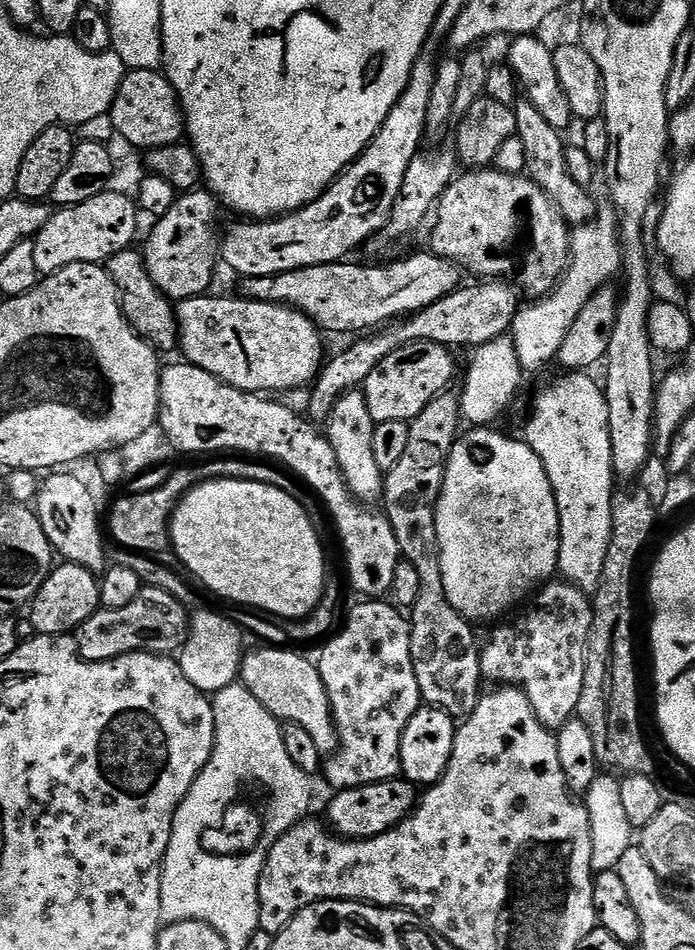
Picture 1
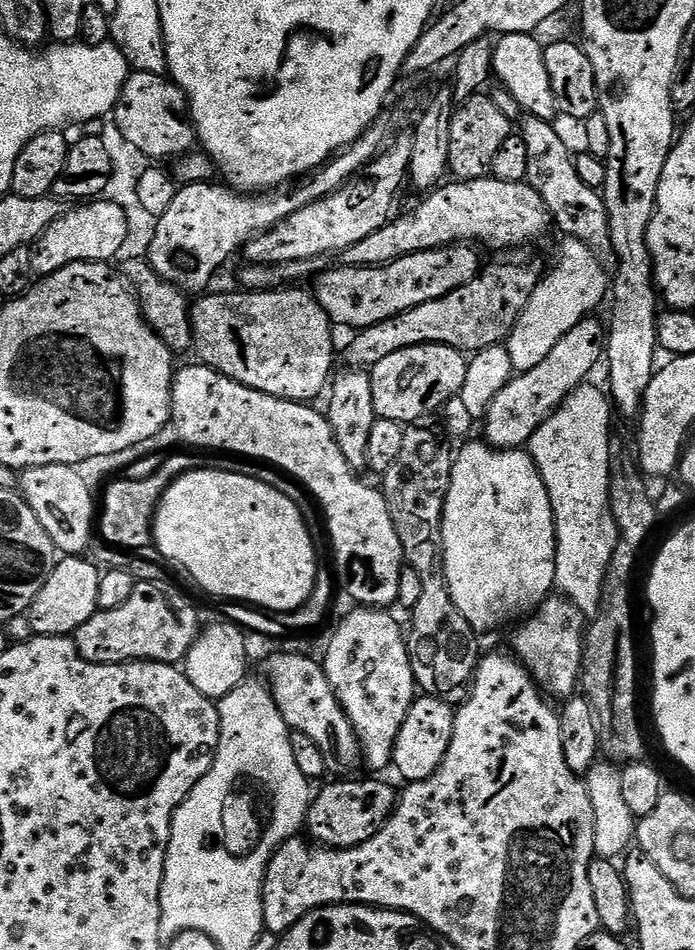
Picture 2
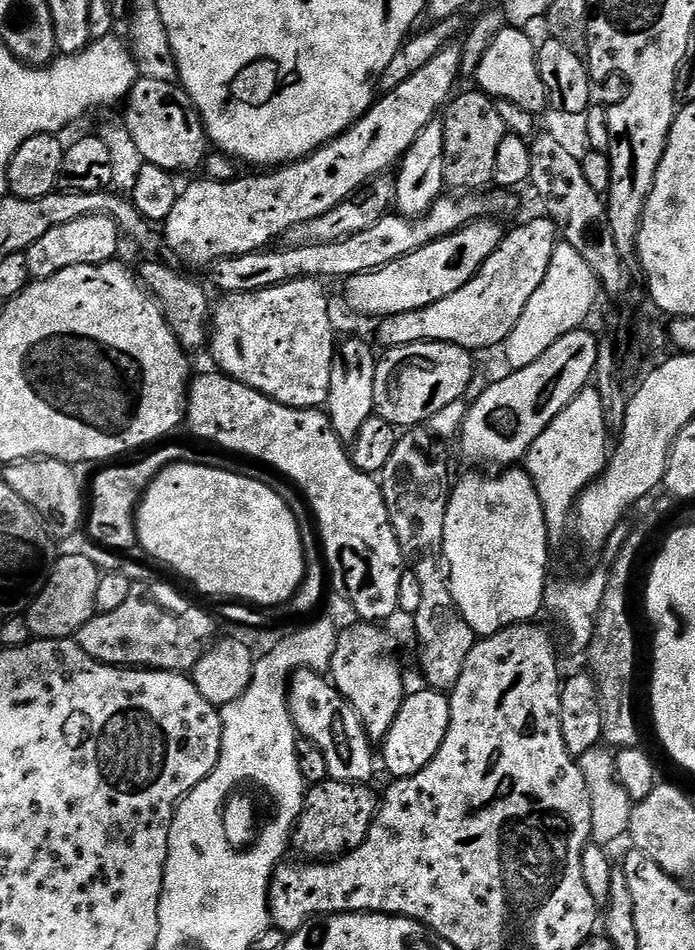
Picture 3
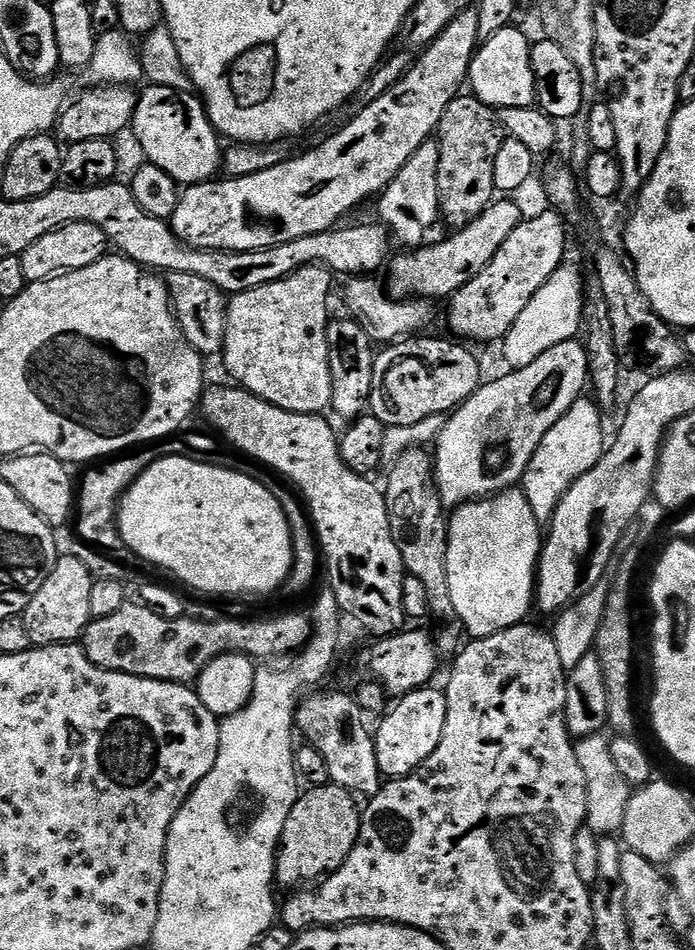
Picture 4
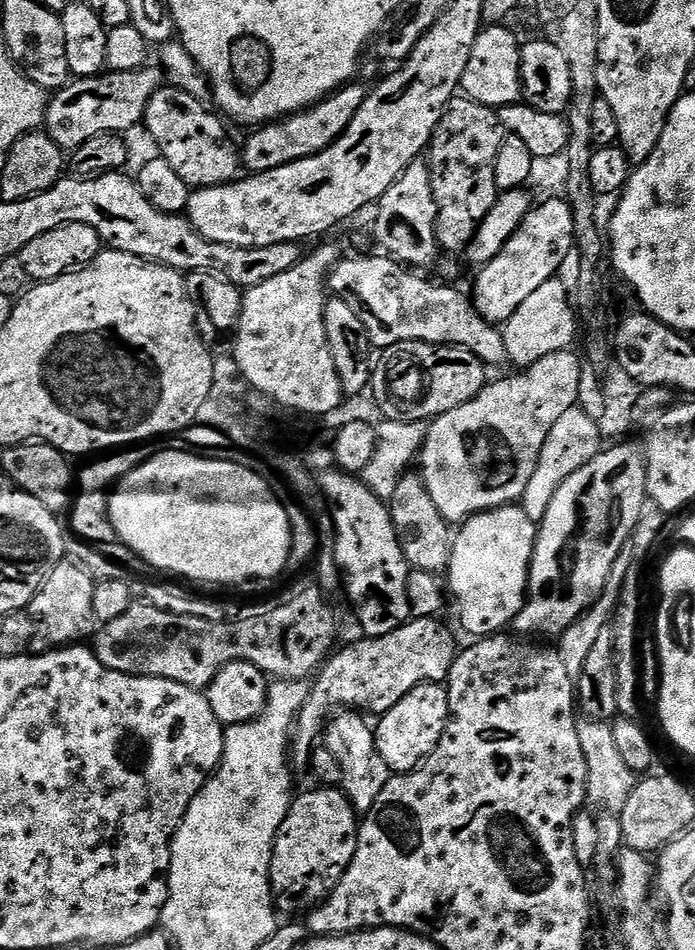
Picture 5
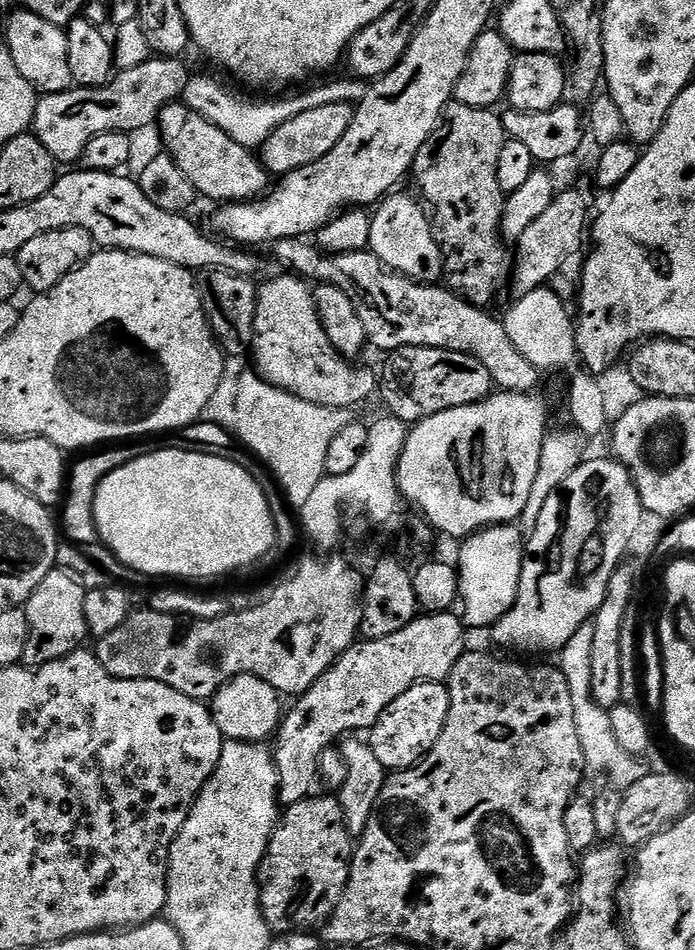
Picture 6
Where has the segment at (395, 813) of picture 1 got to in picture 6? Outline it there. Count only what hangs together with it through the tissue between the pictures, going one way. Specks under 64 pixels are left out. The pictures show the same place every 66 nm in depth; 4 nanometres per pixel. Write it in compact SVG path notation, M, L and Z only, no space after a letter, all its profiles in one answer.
M313 794L302 802L287 805L271 834L258 877L260 909L269 929L276 934L319 929L334 914L352 869L354 837L346 830L346 818L339 799L332 794Z

